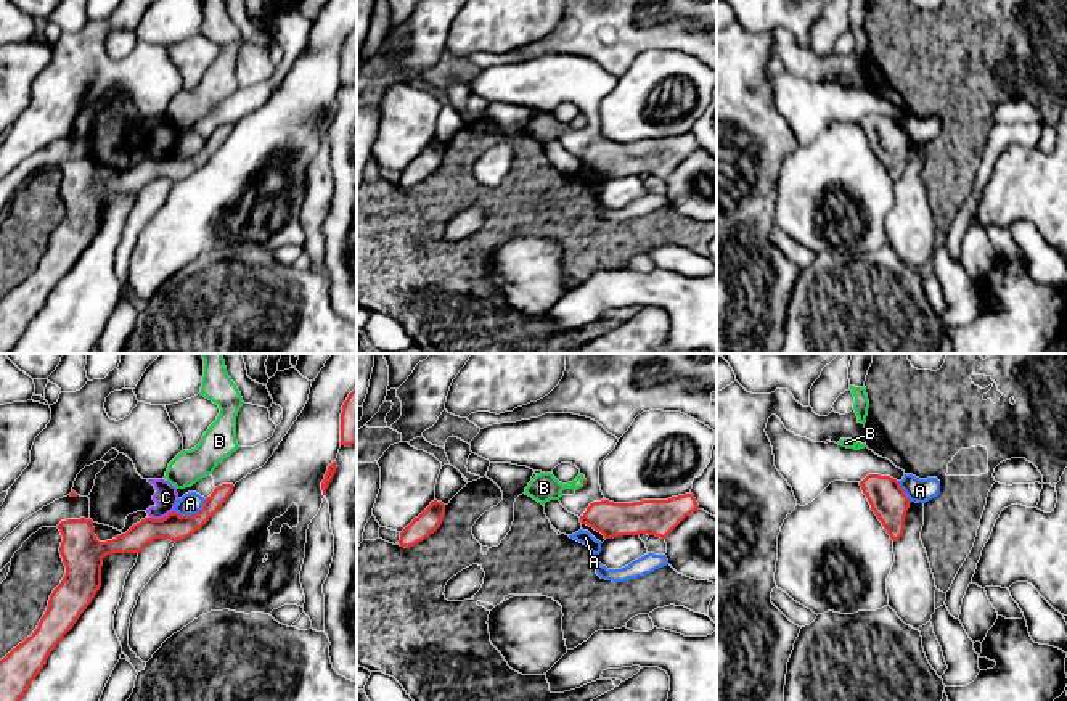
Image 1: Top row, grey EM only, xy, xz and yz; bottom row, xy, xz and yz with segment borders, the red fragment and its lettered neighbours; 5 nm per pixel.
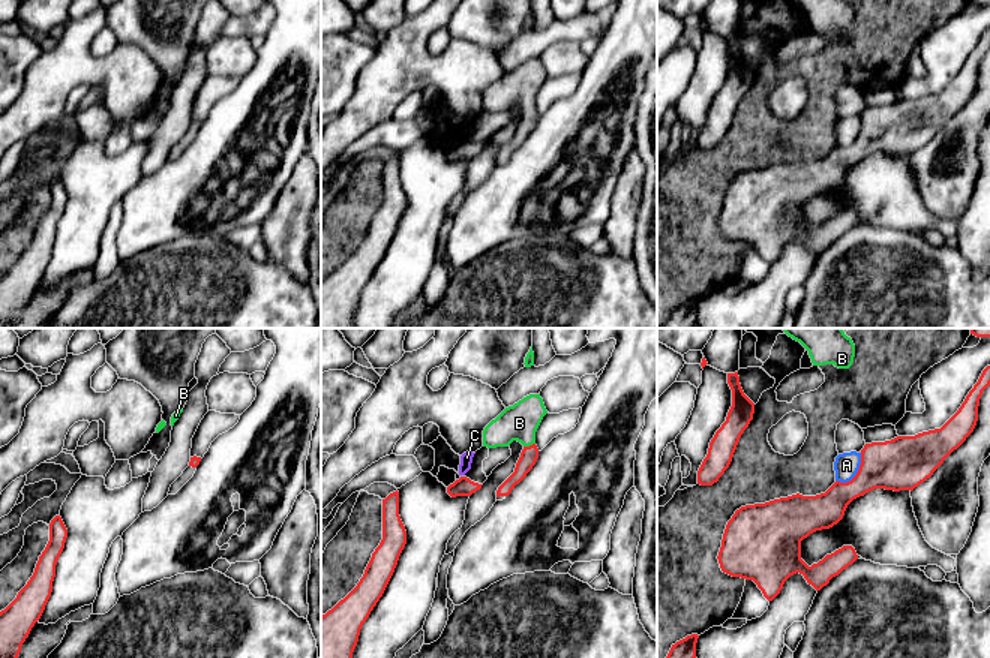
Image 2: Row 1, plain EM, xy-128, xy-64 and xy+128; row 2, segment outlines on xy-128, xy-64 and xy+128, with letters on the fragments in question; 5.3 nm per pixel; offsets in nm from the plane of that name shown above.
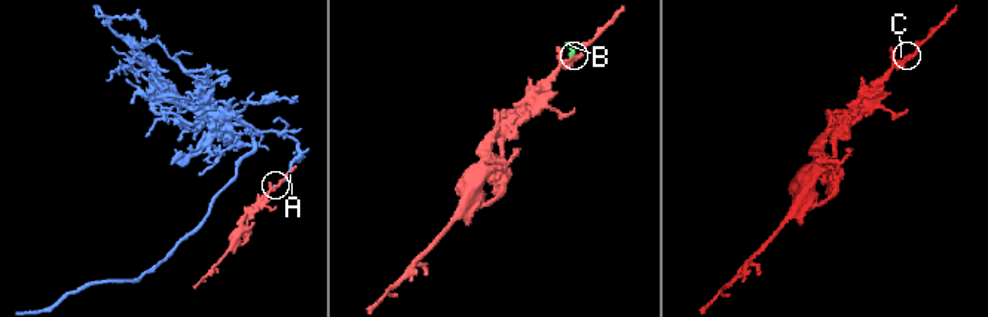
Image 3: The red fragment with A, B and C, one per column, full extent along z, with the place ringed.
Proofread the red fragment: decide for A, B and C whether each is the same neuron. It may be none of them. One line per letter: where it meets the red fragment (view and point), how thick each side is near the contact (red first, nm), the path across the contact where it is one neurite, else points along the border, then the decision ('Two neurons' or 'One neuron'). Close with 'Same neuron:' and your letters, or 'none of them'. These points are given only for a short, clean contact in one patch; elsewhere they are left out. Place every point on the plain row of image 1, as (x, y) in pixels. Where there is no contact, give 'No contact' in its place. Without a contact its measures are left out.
A: Touches red at xy (193, 155). Thickness 130 nm (red) against 110 nm. Boundary: xy (206, 139), (204, 145), (192, 155), (174, 151). Two neurons
B: Touches red at xz (584, 122). Thickness 20 nm (red) against 140 nm. Path across: xz (585, 119), (584, 122), (543, 127). One neuron
C: Touches red at xy (163, 158). Thickness 130 nm (red) against 120 nm. Boundary: xy (172, 150), (161, 158), (150, 158). Two neurons
Same neuron: B

